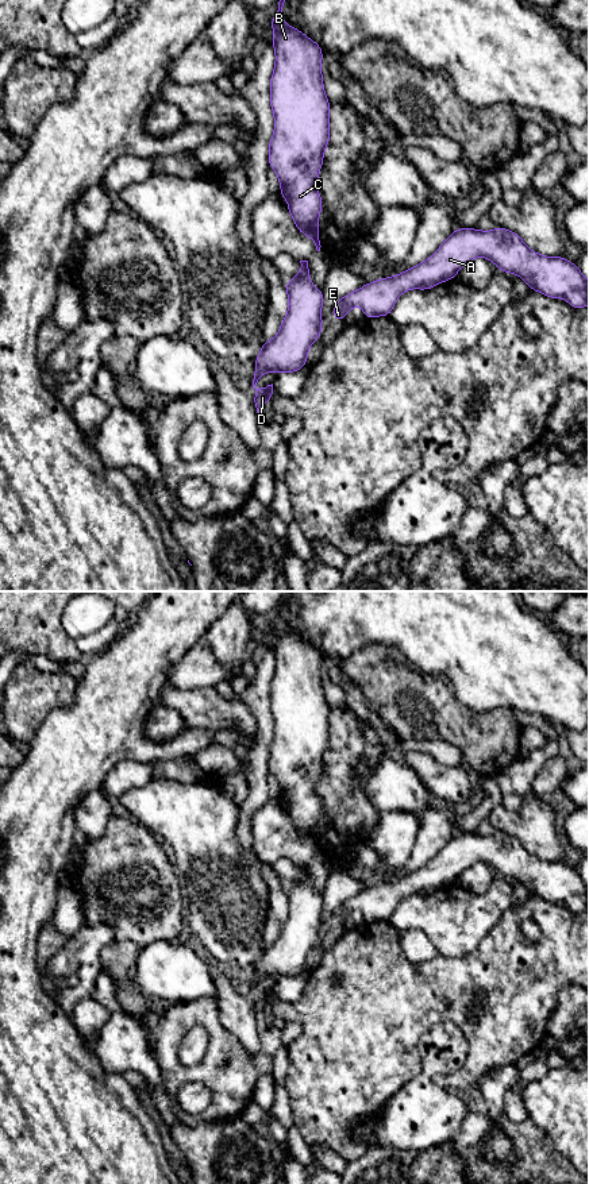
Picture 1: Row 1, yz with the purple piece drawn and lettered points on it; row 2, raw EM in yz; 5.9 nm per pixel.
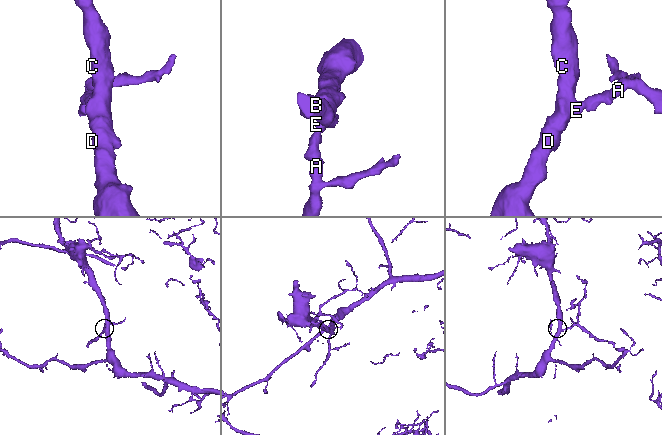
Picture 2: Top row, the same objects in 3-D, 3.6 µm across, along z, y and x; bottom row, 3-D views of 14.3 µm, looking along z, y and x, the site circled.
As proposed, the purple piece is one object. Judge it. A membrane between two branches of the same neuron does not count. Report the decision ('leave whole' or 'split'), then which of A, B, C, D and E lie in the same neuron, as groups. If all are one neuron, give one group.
leave whole; groups A B C D E

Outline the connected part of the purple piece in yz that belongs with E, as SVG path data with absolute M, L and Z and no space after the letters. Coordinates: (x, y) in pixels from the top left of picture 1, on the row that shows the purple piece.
M455 228L424 262L394 277L381 278L342 297L334 319L342 321L351 308L361 305L363 316L389 316L396 300L409 289L427 290L457 277L458 270L477 257L488 258L501 271L520 275L530 289L550 298L565 298L573 308L589 304L589 282L581 270L563 257L544 257L531 251L509 230Z

